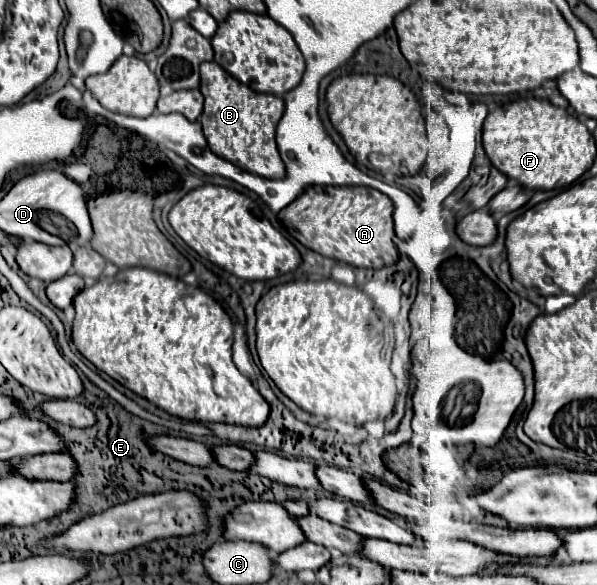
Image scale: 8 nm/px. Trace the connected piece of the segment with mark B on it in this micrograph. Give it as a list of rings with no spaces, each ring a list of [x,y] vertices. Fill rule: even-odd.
[[[206,61],[200,65],[200,79],[200,91],[204,95],[204,111],[200,123],[210,151],[254,175],[282,179],[284,163],[274,141],[276,125],[284,113],[282,97],[252,91],[230,73],[226,73],[216,61]]]

